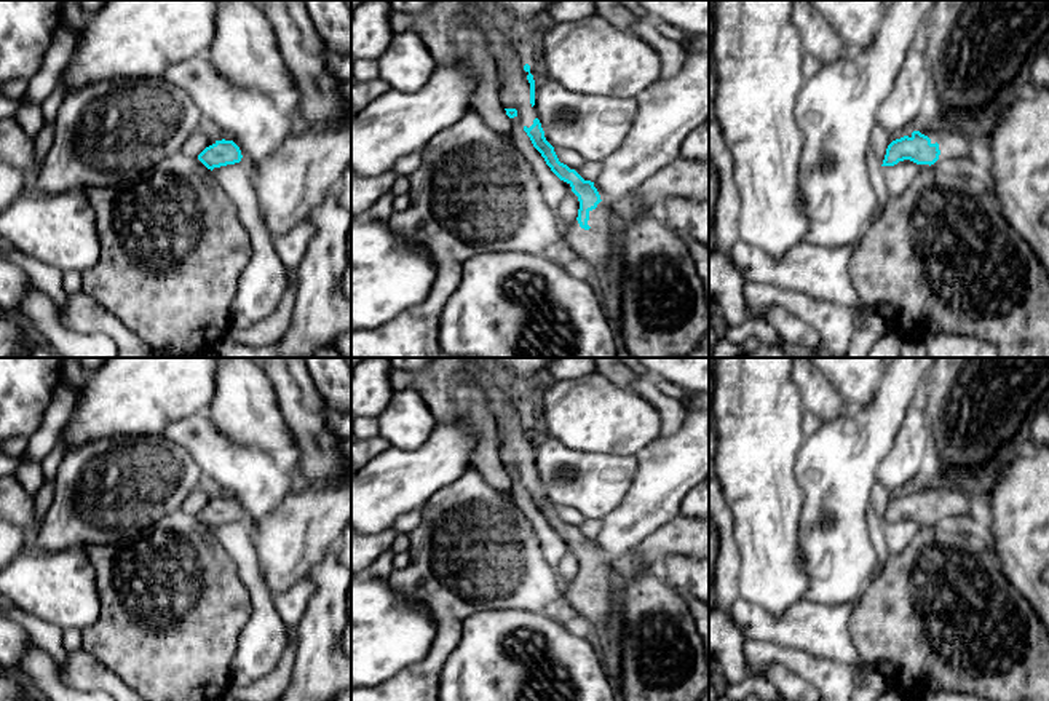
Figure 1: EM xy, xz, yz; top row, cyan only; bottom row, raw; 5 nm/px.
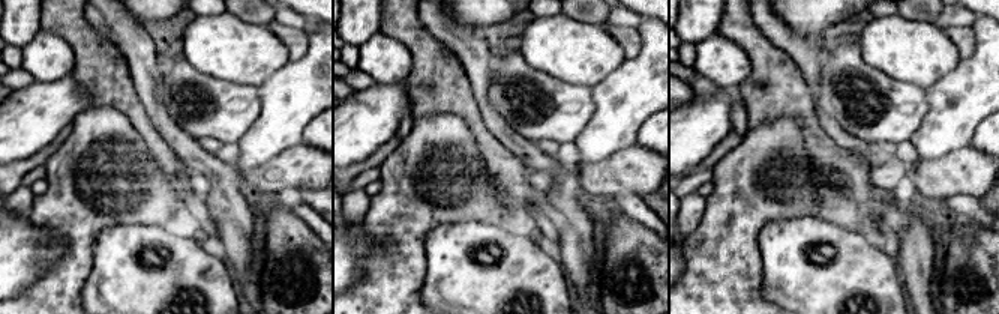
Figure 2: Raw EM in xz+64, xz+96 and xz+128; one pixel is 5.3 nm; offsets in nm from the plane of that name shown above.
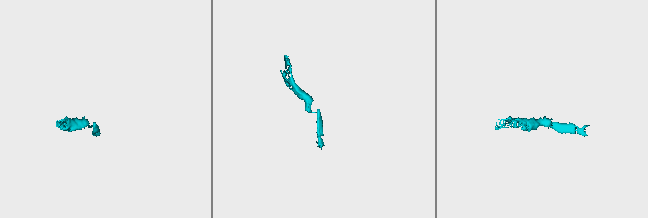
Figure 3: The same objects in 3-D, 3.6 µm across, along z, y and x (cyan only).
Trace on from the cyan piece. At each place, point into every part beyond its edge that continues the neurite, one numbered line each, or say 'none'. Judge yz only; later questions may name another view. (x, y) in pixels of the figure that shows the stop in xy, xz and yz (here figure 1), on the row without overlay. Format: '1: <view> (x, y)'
1: yz (953, 500)

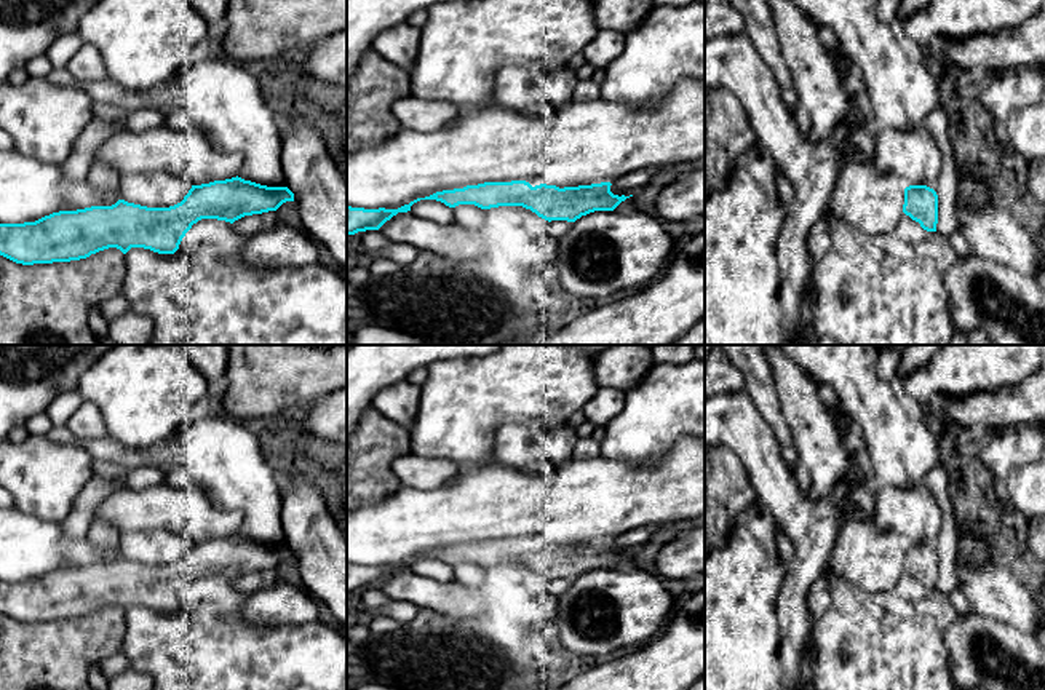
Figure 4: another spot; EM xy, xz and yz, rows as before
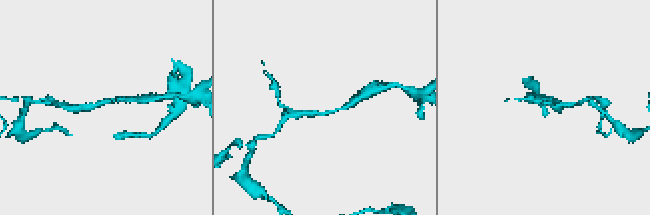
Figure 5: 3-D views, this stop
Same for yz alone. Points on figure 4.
none

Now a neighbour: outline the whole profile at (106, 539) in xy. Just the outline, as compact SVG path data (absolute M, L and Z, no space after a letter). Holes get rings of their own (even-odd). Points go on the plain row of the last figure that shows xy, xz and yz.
M93 519L86 537L91 540L91 543L97 548L101 554L99 564L115 562L121 556L120 533L101 519Z

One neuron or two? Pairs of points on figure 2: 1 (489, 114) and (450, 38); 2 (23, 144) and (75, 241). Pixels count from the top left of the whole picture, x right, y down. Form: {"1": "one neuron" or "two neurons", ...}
{"1": "one neuron", "2": "two neurons"}

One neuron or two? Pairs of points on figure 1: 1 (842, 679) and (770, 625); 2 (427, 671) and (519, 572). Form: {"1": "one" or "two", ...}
{"1": "two", "2": "one"}

